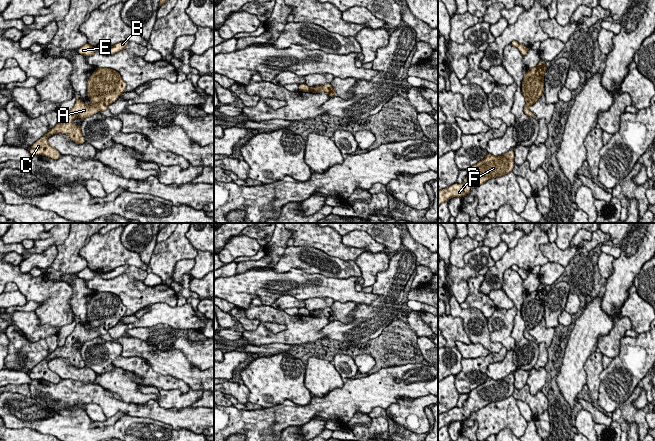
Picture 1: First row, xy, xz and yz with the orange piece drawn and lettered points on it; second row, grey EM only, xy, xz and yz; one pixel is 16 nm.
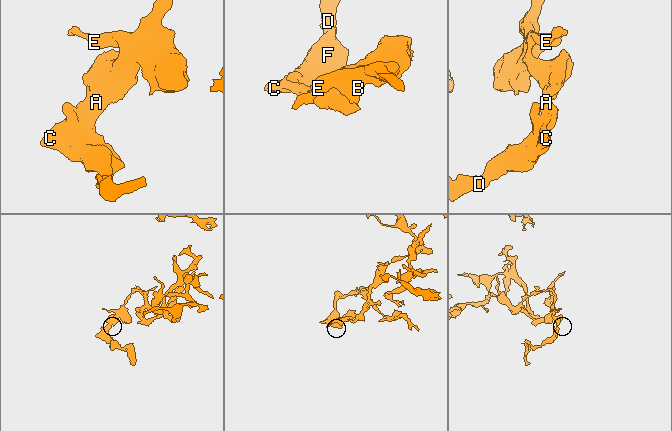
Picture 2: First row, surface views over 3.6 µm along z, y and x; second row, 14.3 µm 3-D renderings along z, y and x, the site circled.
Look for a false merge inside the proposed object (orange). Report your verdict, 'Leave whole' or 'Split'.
Leave whole

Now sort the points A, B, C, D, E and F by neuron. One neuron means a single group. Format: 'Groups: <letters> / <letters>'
Groups: A B C D E F

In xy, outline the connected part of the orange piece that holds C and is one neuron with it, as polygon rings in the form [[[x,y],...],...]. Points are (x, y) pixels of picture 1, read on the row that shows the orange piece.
[[[97,68],[89,77],[87,83],[87,97],[91,104],[86,105],[75,94],[76,103],[74,107],[66,114],[62,123],[57,123],[43,137],[38,139],[30,148],[31,155],[42,155],[57,160],[61,154],[49,143],[48,137],[53,134],[66,134],[76,144],[85,143],[85,138],[81,133],[81,124],[73,125],[73,120],[80,117],[82,121],[89,116],[105,111],[108,106],[115,102],[118,97],[126,91],[126,83],[119,72],[110,68]]]

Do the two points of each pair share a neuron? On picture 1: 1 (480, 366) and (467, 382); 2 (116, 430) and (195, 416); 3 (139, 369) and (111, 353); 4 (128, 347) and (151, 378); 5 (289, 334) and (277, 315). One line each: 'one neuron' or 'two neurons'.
1: one neuron
2: two neurons
3: two neurons
4: two neurons
5: one neuron

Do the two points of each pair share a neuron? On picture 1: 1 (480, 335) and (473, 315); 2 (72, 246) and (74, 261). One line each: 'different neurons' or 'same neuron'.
1: same neuron
2: same neuron

